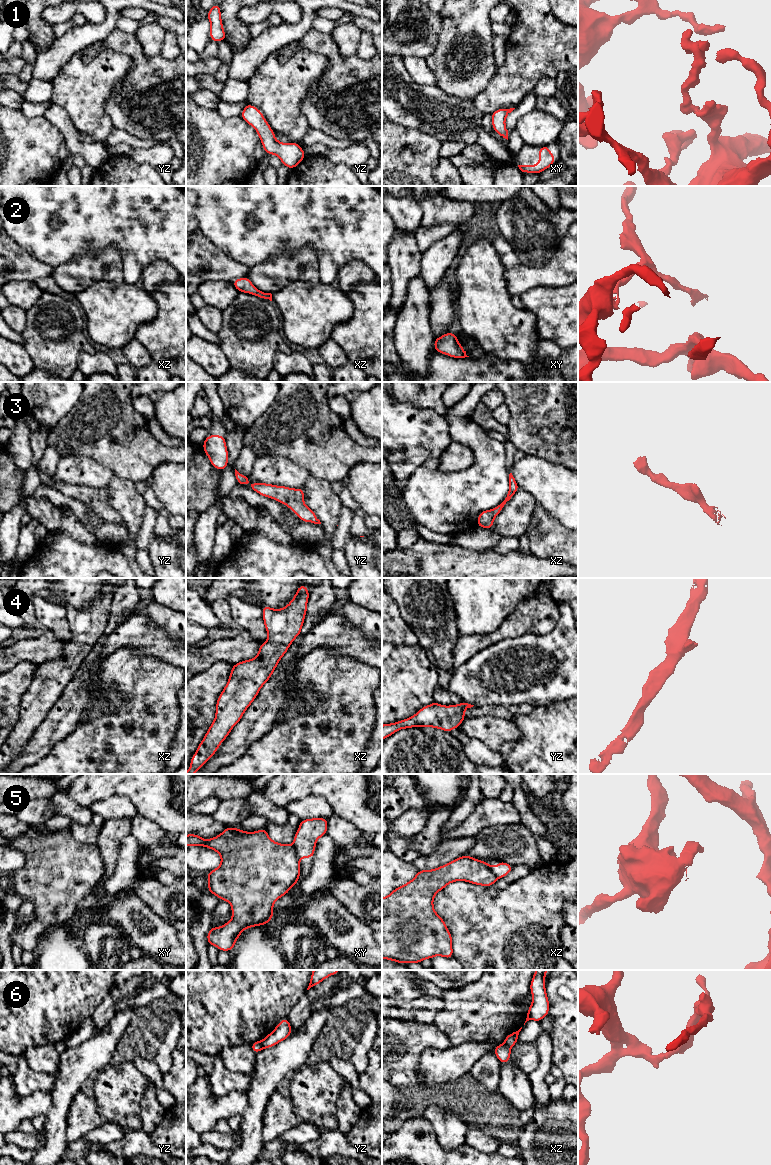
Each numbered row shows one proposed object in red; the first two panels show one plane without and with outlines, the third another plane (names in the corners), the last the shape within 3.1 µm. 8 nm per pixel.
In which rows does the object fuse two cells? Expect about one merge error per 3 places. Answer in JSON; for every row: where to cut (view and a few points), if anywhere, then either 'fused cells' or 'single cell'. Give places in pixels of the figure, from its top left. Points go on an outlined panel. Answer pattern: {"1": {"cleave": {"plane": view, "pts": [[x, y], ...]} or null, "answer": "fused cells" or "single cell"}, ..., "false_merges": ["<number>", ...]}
{"1": {"cleave": null, "answer": "single cell"}, "2": {"cleave": null, "answer": "single cell"}, "3": {"cleave": null, "answer": "single cell"}, "4": {"cleave": null, "answer": "single cell"}, "5": {"cleave": {"plane": "xy", "pts": [[292, 845], [298, 859]]}, "answer": "fused cells"}, "6": {"cleave": {"plane": "yz", "pts": [[260, 1041], [263, 1048]]}, "answer": "fused cells"}, "false_merges": ["5", "6"]}

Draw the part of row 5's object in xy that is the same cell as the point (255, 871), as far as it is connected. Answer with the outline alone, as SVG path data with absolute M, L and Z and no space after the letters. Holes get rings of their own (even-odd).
M226 827L221 834L208 840L197 834L188 834L186 846L192 845L210 848L221 856L220 866L206 873L208 892L230 903L232 919L221 927L212 927L207 933L207 941L220 951L231 952L243 930L267 925L274 915L274 902L288 894L290 888L298 883L300 863L296 850L293 845L271 840L267 828L245 832L239 828Z

